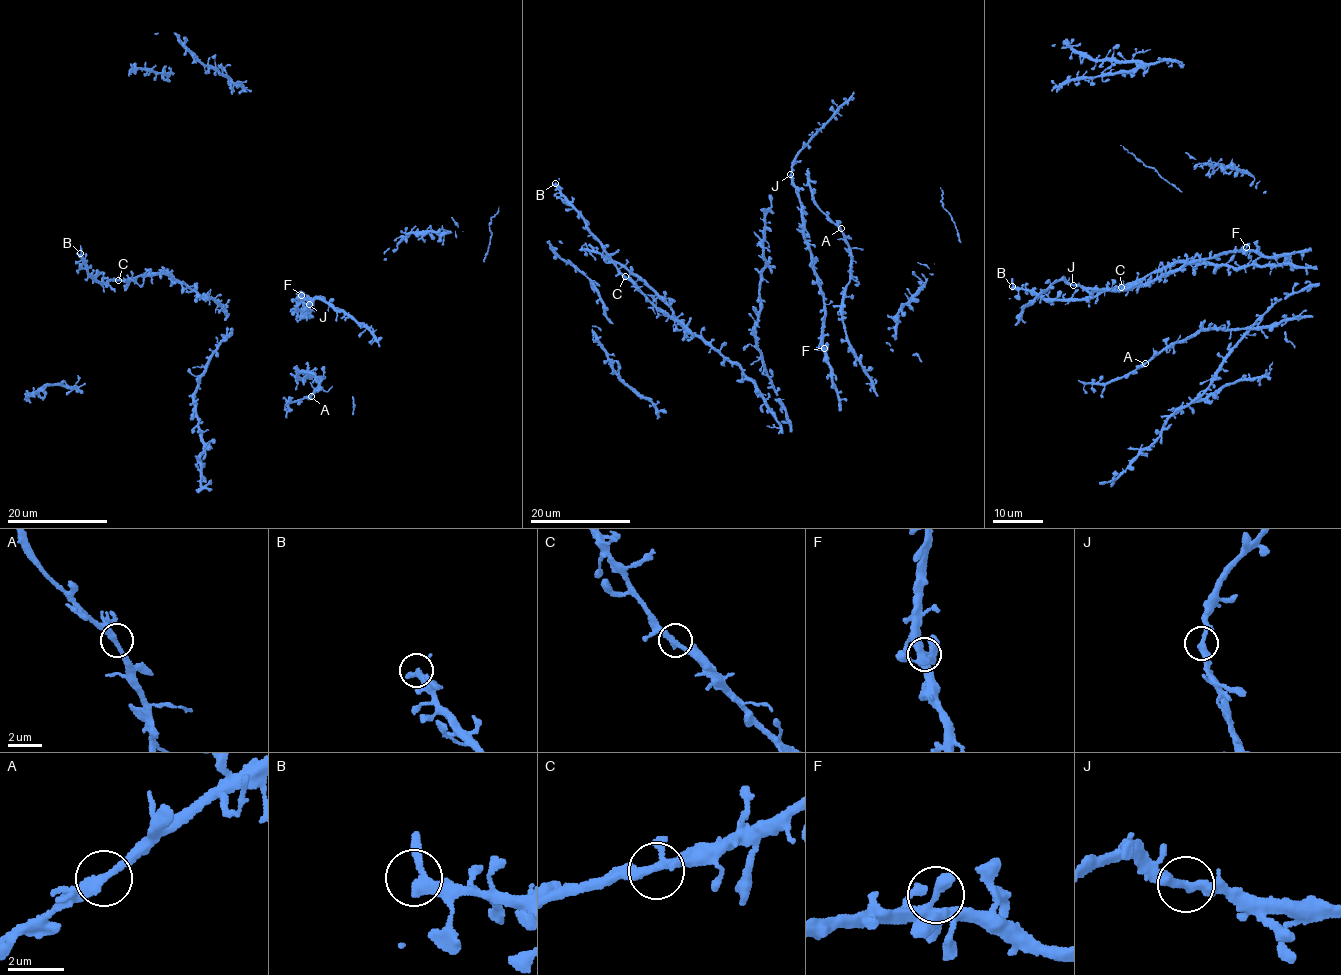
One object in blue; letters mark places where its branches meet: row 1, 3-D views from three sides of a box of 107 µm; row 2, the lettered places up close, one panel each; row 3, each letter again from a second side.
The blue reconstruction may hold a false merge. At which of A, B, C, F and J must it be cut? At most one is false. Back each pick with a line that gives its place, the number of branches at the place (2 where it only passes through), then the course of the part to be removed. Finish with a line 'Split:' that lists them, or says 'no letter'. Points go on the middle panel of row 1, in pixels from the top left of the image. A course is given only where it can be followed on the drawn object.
Split: no letter

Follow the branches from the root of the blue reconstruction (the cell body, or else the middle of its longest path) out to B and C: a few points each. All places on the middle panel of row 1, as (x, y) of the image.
B: (722, 356), (679, 321), (658, 312), (621, 272), (587, 228), (582, 215), (555, 183)
C: (722, 356), (679, 321), (658, 312), (625, 276)

